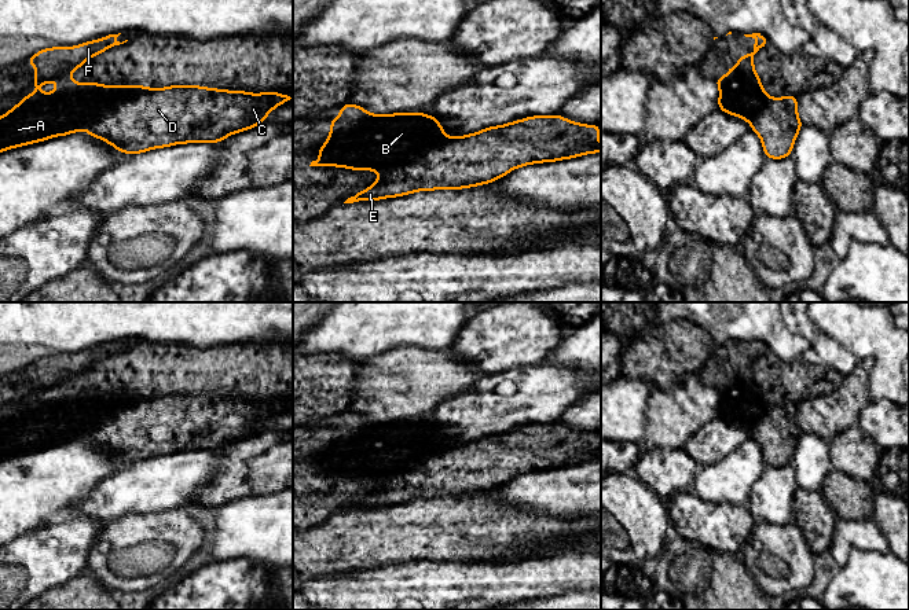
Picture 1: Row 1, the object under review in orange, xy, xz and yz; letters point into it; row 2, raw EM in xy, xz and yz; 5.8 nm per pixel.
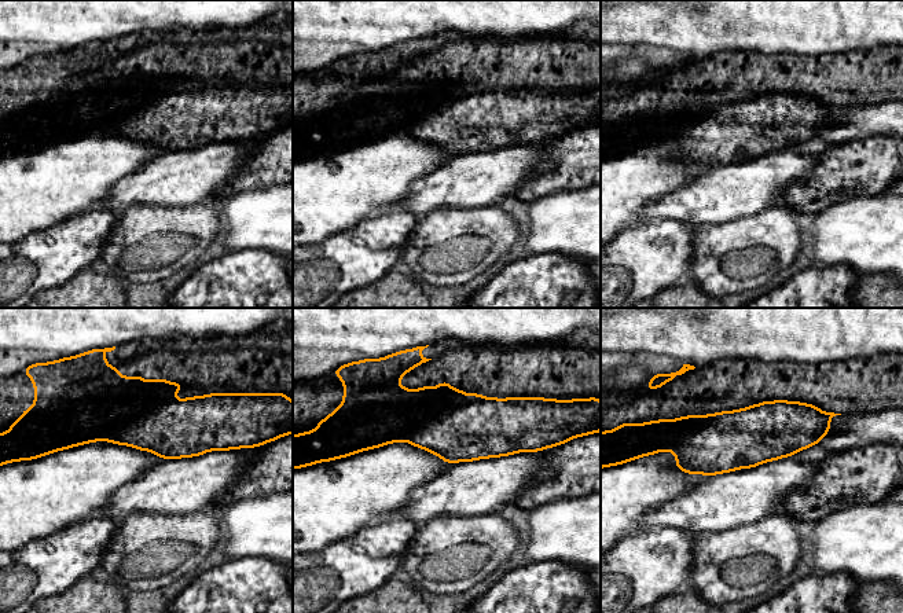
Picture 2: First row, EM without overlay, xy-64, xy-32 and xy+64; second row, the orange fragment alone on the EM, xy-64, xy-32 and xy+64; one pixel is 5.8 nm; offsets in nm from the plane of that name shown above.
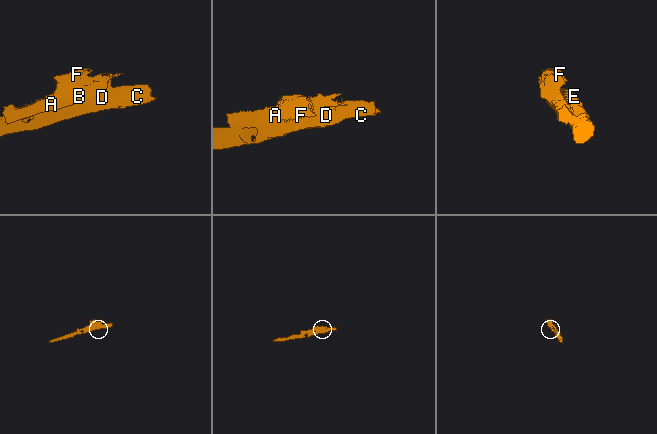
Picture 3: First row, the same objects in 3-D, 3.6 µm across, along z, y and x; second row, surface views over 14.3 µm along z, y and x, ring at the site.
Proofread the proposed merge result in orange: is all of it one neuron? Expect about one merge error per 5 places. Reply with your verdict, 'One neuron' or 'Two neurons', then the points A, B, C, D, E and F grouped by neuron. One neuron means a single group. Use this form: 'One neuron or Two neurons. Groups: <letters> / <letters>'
Two neurons. Groups: A B F / C D E

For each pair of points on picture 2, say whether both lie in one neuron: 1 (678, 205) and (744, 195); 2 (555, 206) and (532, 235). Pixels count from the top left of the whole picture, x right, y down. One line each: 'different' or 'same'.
1: same
2: same

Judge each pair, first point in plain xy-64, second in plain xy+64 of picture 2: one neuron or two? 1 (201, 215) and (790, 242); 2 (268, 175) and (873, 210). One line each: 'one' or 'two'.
1: one
2: two

